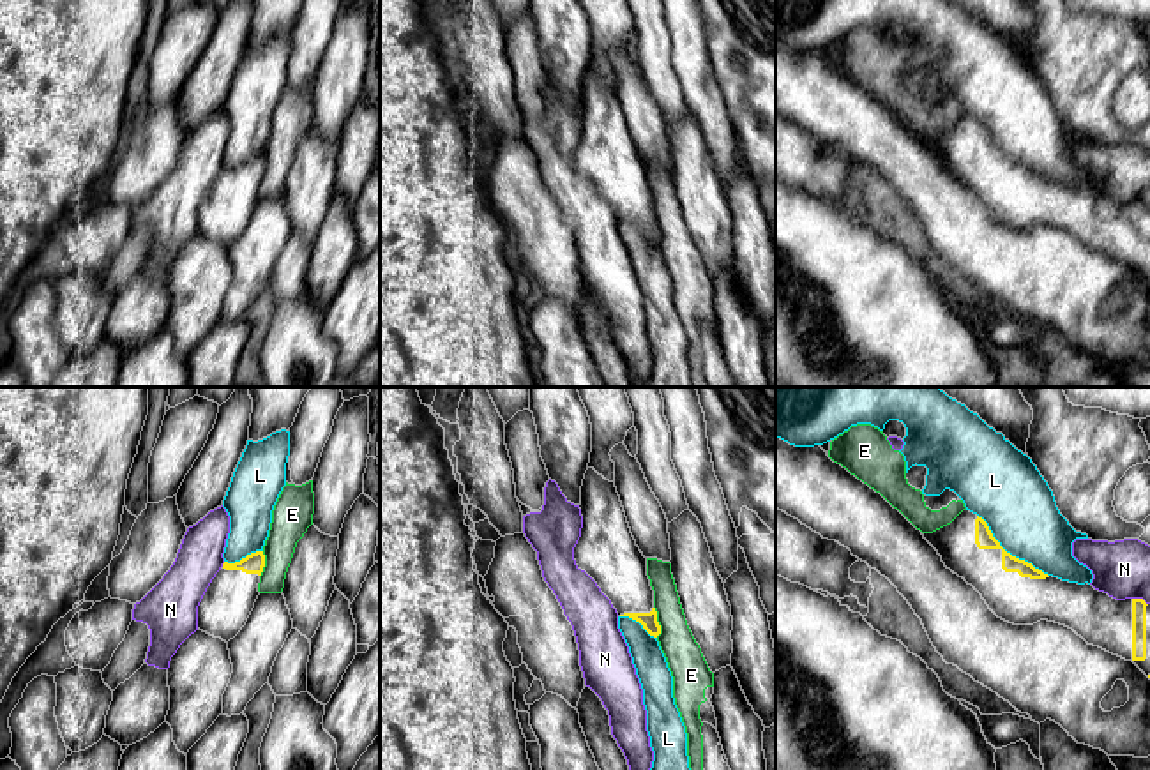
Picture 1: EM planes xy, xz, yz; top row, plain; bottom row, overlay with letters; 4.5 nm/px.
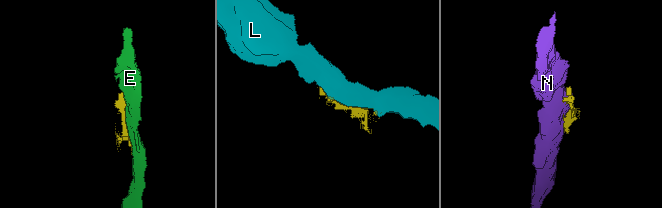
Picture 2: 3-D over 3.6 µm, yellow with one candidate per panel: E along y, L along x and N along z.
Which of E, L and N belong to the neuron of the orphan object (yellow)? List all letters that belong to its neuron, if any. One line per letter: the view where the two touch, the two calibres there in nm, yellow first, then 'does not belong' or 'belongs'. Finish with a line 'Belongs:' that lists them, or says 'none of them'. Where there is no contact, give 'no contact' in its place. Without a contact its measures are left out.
E: meets yellow in xz; 80 nm thick on the yellow side, 170 nm on the other; does not belong
L: meets yellow in yz; 90 nm thick on the yellow side, 320 nm on the other; does not belong
N: meets yellow in yz; 60 nm thick on the yellow side, 260 nm on the other; does not belong
Belongs: none of them

